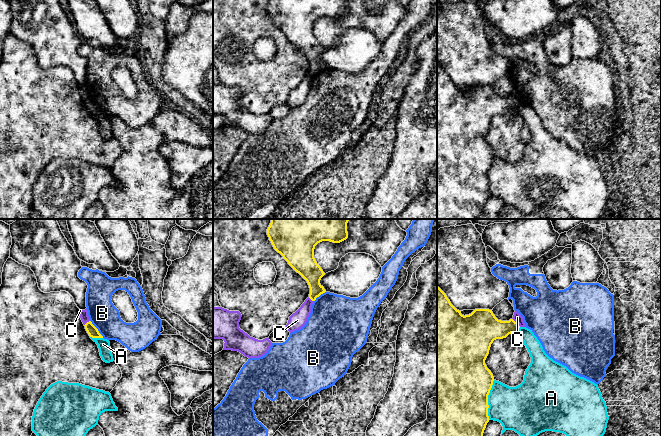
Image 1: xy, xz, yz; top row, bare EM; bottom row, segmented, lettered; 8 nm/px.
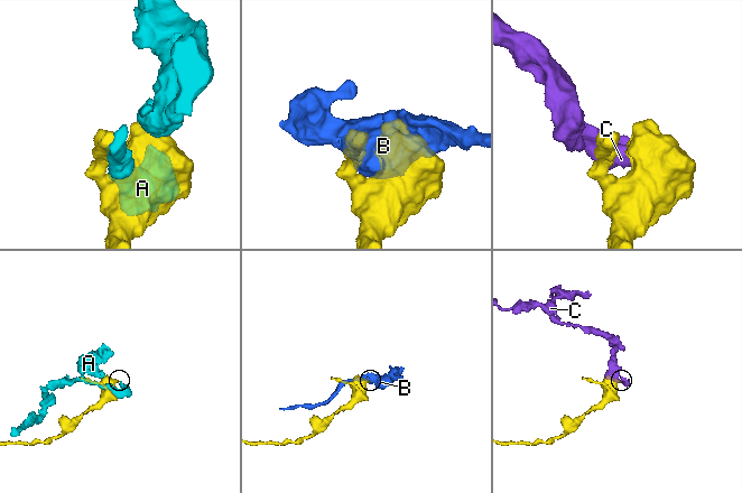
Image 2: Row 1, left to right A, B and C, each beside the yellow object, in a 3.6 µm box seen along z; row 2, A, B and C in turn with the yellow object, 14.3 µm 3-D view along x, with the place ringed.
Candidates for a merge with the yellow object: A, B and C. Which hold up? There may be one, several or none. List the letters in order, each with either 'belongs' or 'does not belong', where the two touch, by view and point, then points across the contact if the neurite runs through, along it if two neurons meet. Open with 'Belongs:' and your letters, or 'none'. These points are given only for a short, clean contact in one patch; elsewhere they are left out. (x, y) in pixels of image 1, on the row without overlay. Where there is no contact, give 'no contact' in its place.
Belongs: none
A: does not belong | yz (487, 176)
B: does not belong | xy (97, 105) | along xy (90, 96), (103, 113)
C: does not belong | yz (516, 98) | along yz (512, 94), (520, 102)

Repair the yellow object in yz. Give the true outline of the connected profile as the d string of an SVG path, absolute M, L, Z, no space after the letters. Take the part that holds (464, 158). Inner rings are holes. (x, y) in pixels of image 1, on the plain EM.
M437 62L437 219L478 219L482 215L490 196L488 171L494 157L485 136L494 116L517 109L519 104L513 95L498 96L489 85L475 85L469 91L462 91Z

